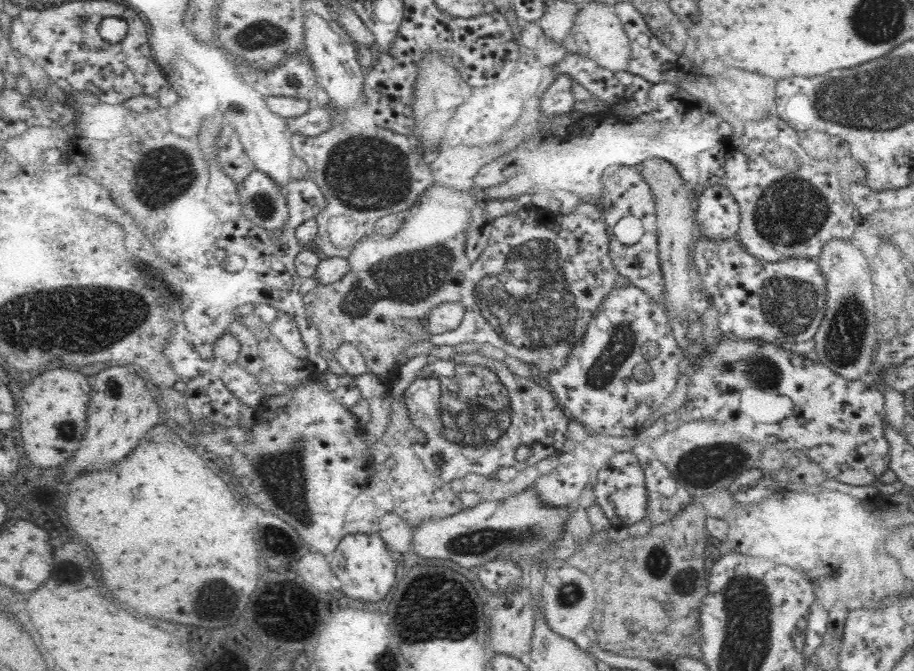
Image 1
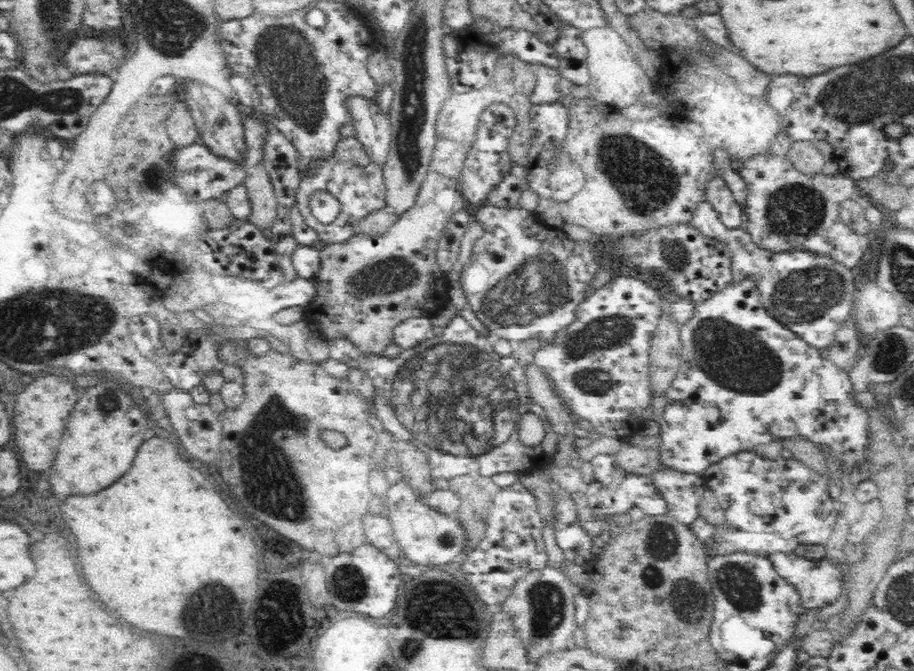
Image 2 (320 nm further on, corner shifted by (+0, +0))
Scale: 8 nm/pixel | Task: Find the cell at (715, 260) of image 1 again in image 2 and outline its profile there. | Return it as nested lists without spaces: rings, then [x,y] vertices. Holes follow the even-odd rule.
[[[702,198],[695,209],[688,209],[686,216],[689,225],[699,234],[717,240],[732,252],[730,254],[732,284],[744,282],[744,278],[750,276],[758,290],[764,310],[776,322],[780,322],[784,329],[798,335],[809,346],[824,350],[833,341],[842,321],[853,314],[852,306],[860,281],[852,271],[848,271],[840,263],[801,250],[780,254],[760,250],[743,227],[728,230],[720,222],[716,211]]]

